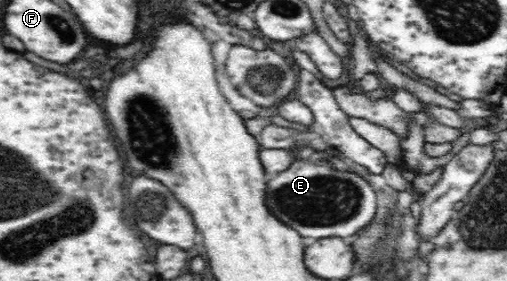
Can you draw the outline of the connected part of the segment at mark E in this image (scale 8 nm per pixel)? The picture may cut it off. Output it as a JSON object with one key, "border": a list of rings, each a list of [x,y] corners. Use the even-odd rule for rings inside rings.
{"border":[[[309,157],[296,159],[284,171],[278,172],[267,179],[265,189],[265,204],[274,218],[280,223],[298,231],[300,236],[314,237],[348,237],[354,235],[360,227],[364,227],[372,215],[376,213],[378,193],[362,176],[348,172],[337,172],[329,167],[329,163],[322,158],[314,163]]]}

